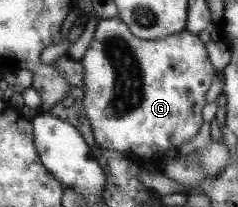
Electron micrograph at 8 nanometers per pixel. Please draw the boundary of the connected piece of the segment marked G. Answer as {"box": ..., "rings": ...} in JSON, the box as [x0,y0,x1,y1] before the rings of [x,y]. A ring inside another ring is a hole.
{"box":[80,17,216,159],"rings":[[[113,17],[112,19],[99,19],[95,25],[89,45],[81,57],[80,63],[83,67],[84,101],[82,102],[82,107],[84,107],[87,119],[91,123],[91,129],[94,132],[94,139],[96,139],[96,145],[98,145],[98,147],[118,151],[128,158],[134,155],[134,157],[148,159],[148,157],[152,157],[152,155],[156,155],[156,153],[164,153],[164,151],[170,149],[170,147],[188,143],[188,141],[198,133],[198,128],[203,122],[201,109],[206,103],[204,95],[215,79],[216,73],[212,67],[212,63],[210,63],[210,59],[208,59],[208,53],[206,53],[206,49],[204,49],[204,44],[198,38],[198,35],[188,31],[179,31],[178,33],[170,34],[163,38],[145,40],[132,35],[127,25],[118,20],[117,17]]]}

